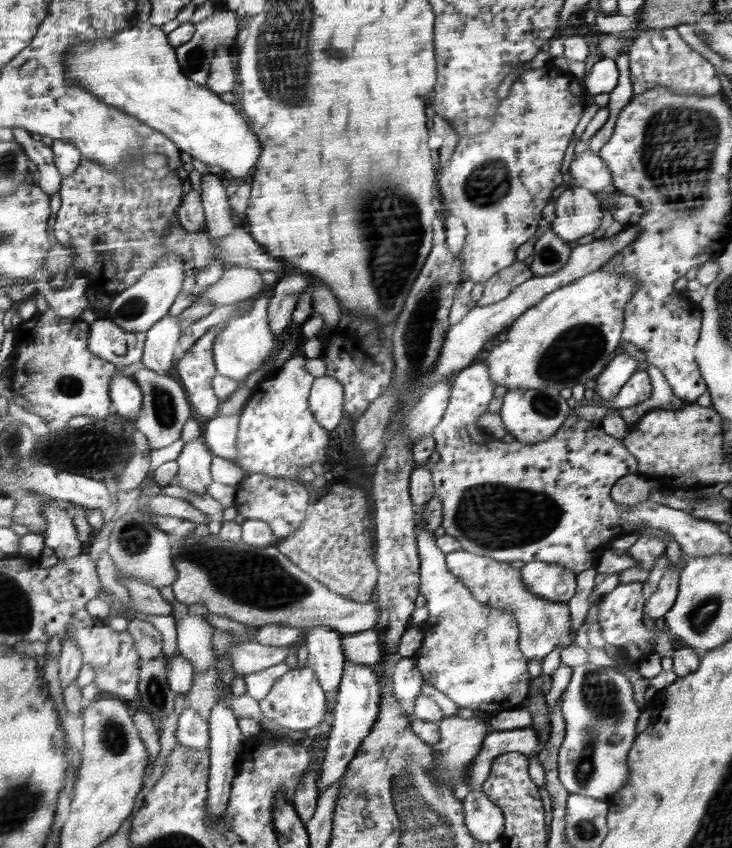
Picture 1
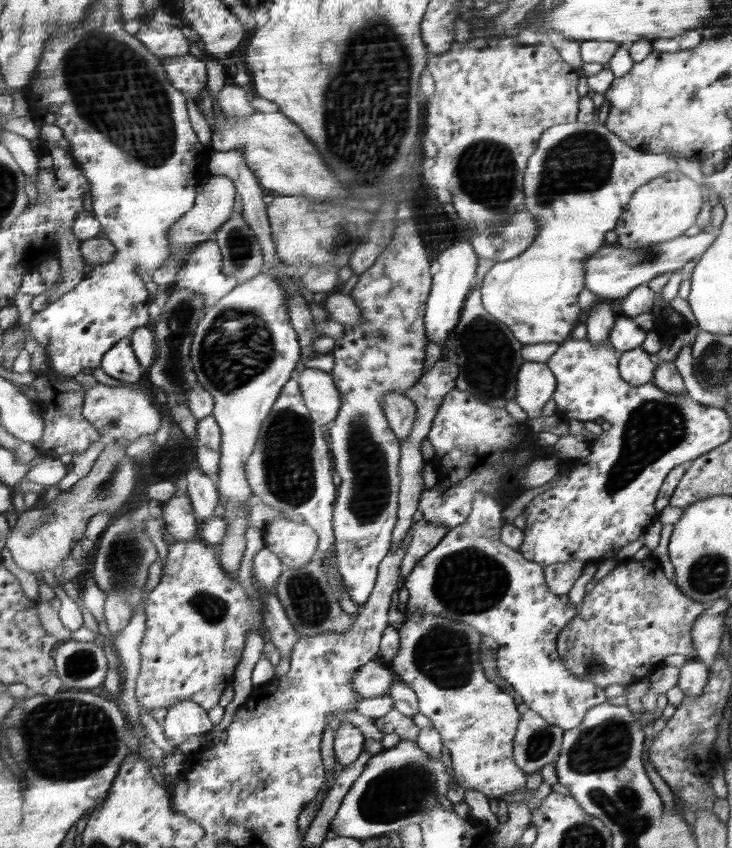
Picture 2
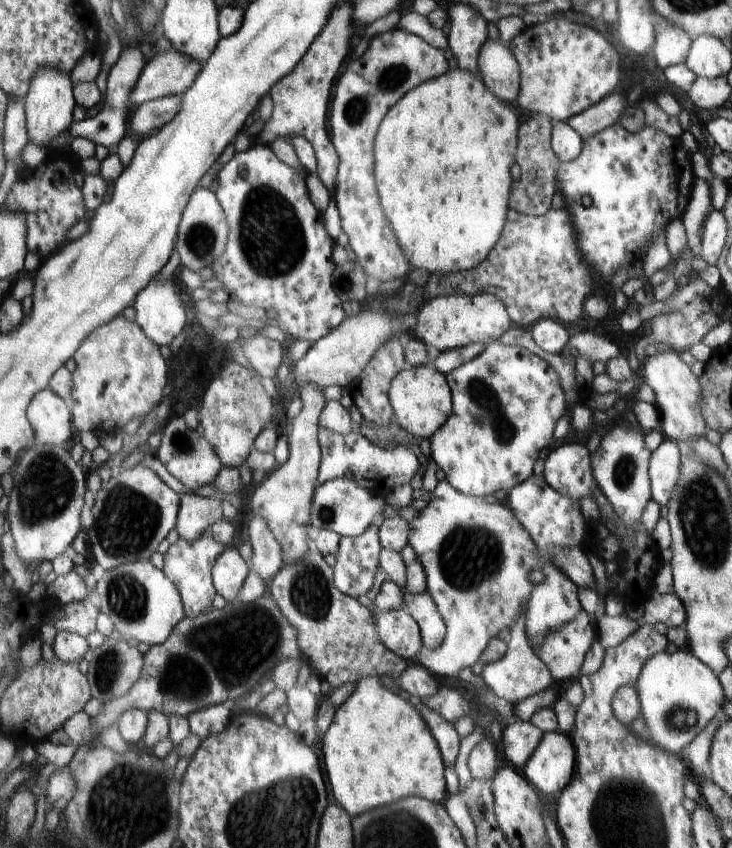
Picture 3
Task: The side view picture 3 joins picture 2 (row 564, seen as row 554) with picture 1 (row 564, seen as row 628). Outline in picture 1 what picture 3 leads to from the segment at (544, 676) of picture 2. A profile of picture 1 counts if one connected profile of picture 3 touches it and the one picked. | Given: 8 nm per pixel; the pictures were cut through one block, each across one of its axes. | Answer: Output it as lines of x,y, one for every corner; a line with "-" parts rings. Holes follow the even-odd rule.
462,548
450,552
445,558
449,571
457,575
472,590
478,602
497,609
506,609
517,618
520,624
520,647
522,654
529,660
542,660
554,648
568,648
575,644
572,630
572,615
568,602
552,602
530,592
525,585
521,570
510,562
499,562
484,555
473,554

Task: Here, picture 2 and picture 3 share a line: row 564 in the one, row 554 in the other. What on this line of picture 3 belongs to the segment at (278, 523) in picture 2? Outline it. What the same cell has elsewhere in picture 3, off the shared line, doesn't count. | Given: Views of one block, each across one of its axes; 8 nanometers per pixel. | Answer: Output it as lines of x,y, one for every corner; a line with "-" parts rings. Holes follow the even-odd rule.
301,386
298,388
299,398
304,406
292,421
292,429
289,431
289,458
284,464
278,466
254,490
250,498
250,506
254,515
259,515
266,520
266,526
270,528
272,536
280,544
282,550
282,562
292,566
294,562
300,562
308,554
306,546
306,528
310,520
312,498
314,490
319,485
321,467
320,444
320,418
322,408
326,404
326,398
320,386

